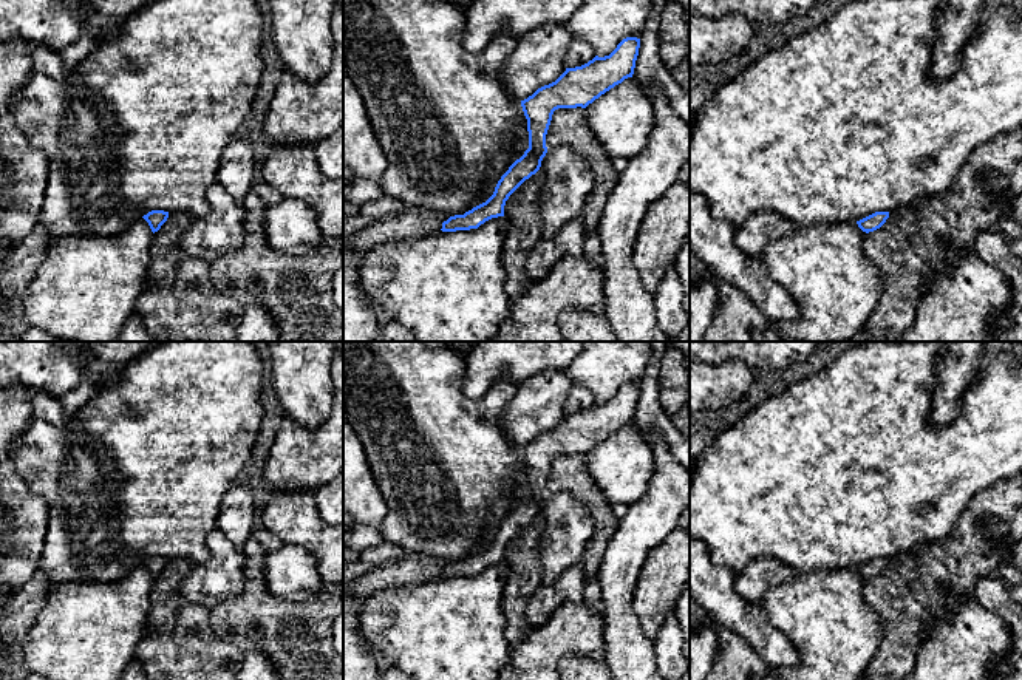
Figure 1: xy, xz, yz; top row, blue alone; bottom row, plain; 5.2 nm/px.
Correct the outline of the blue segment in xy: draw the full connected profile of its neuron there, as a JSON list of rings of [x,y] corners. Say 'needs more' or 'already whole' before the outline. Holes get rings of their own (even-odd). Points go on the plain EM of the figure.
already whole; [[[152,556],[147,561],[144,561],[142,564],[148,569],[152,578],[155,580],[167,567],[169,558],[164,558],[164,556]]]

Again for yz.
already whole; [[[875,558],[857,567],[857,570],[863,578],[869,580],[880,575],[886,569],[887,564],[889,564],[889,558]]]

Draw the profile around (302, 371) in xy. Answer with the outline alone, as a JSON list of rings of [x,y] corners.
[[[264,342],[271,352],[271,380],[284,414],[317,430],[332,408],[336,342]]]

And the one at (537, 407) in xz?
[[[549,369],[518,383],[501,416],[504,434],[518,447],[555,428],[564,417],[563,403],[572,388],[564,369]]]

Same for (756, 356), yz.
[[[690,342],[690,363],[738,360],[753,371],[784,369],[806,360],[818,342]]]

